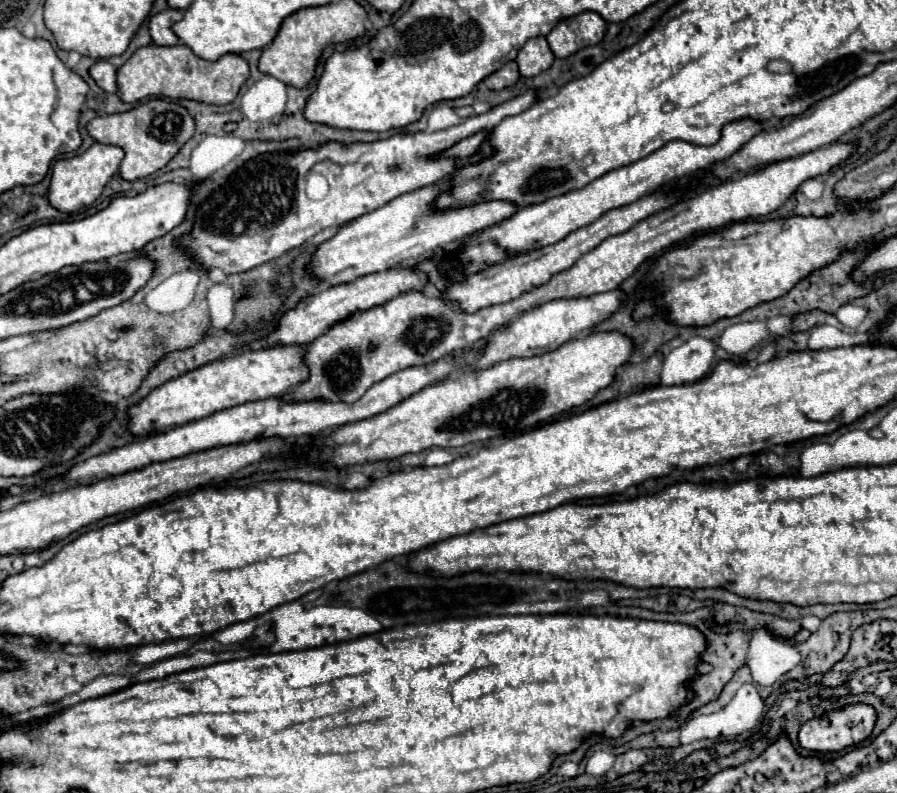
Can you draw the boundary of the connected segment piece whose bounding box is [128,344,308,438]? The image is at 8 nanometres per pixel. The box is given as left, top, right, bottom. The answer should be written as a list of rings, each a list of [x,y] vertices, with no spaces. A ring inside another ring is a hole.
[[[278,344],[272,348],[242,350],[234,356],[194,368],[152,390],[140,404],[130,406],[130,432],[140,438],[150,432],[164,432],[174,426],[206,418],[214,412],[238,404],[288,394],[300,382],[308,380],[308,366],[304,364],[304,354],[306,346]]]

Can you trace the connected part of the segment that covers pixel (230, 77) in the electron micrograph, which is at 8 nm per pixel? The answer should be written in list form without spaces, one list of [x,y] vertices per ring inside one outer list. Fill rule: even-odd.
[[[148,44],[138,48],[116,72],[118,96],[122,102],[138,102],[148,96],[164,96],[164,98],[188,98],[204,104],[230,104],[240,86],[246,82],[250,70],[242,56],[226,54],[216,62],[198,58],[184,44],[176,46],[156,46]]]

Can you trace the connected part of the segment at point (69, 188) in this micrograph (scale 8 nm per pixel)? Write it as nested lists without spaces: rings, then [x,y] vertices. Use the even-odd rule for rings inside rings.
[[[94,142],[84,154],[58,160],[52,168],[52,178],[50,178],[50,188],[48,188],[50,206],[54,206],[60,212],[76,212],[82,206],[90,206],[102,194],[102,188],[112,178],[112,174],[118,172],[122,158],[124,158],[122,148]]]

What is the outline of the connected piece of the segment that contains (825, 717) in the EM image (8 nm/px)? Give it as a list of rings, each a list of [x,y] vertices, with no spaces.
[[[854,704],[842,710],[832,710],[822,714],[820,718],[808,720],[798,732],[798,744],[810,752],[842,752],[844,748],[864,742],[872,734],[874,722],[876,722],[876,710],[868,704]]]

